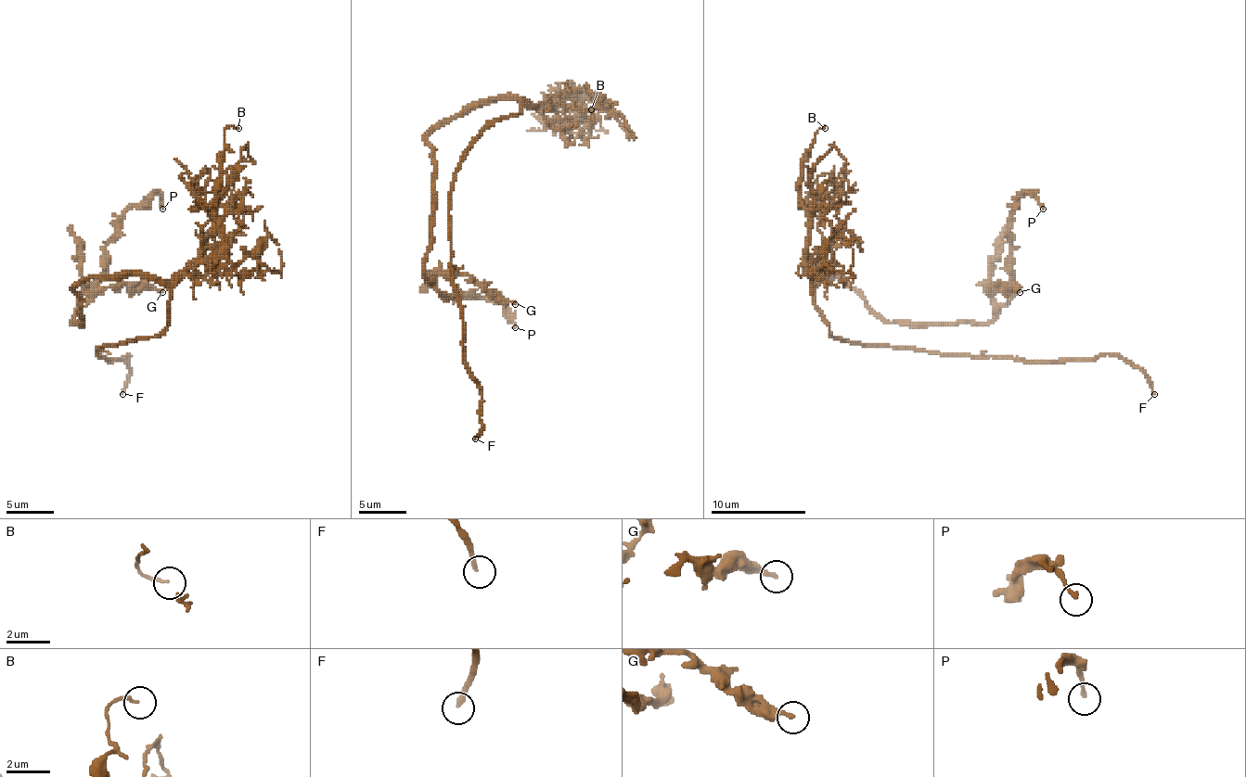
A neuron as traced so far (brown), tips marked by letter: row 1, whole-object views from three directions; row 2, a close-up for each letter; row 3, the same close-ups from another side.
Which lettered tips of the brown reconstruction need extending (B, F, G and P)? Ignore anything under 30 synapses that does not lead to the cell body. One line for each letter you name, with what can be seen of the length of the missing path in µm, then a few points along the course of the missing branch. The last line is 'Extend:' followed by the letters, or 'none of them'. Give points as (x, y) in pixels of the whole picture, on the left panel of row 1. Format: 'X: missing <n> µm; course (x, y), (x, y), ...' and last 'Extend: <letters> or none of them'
F: missing 30 µm
Extend: F

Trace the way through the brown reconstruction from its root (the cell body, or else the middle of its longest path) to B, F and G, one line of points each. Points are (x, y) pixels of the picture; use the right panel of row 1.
B: (815, 277), (825, 242), (819, 221), (801, 199), (801, 159), (815, 133), (825, 128)
F: (815, 277), (815, 309), (834, 337), (1024, 361), (1095, 361), (1110, 353), (1131, 361), (1154, 394)
G: (815, 277), (817, 273), (839, 275), (891, 323), (988, 323), (995, 313), (993, 285), (1020, 292)

